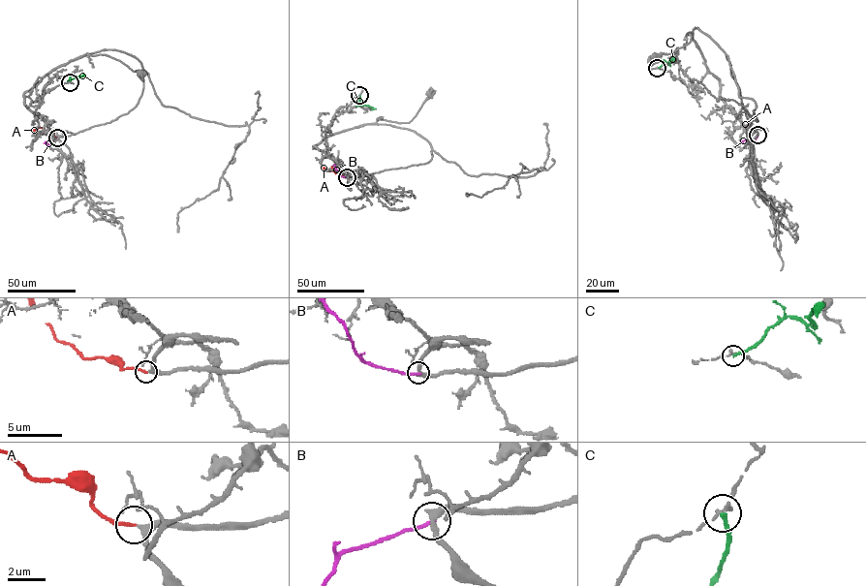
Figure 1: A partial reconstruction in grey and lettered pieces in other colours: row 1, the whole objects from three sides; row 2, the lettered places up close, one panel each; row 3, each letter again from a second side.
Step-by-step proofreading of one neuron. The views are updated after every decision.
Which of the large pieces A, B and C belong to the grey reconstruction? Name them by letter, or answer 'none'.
A

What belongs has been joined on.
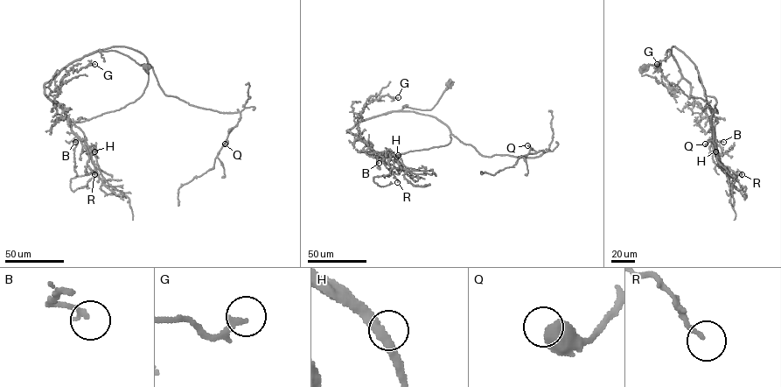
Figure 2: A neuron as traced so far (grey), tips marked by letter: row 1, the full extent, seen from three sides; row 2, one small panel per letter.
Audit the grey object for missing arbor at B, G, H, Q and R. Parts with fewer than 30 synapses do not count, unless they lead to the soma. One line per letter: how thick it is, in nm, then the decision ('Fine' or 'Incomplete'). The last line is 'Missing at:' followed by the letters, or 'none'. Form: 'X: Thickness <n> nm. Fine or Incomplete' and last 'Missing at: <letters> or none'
B: Thickness 180 nm. Fine
G: Thickness 150 nm. Fine
H: Thickness 320 nm. Fine
Q: Thickness 600 nm. Fine
R: Thickness 140 nm. Fine
Missing at: none

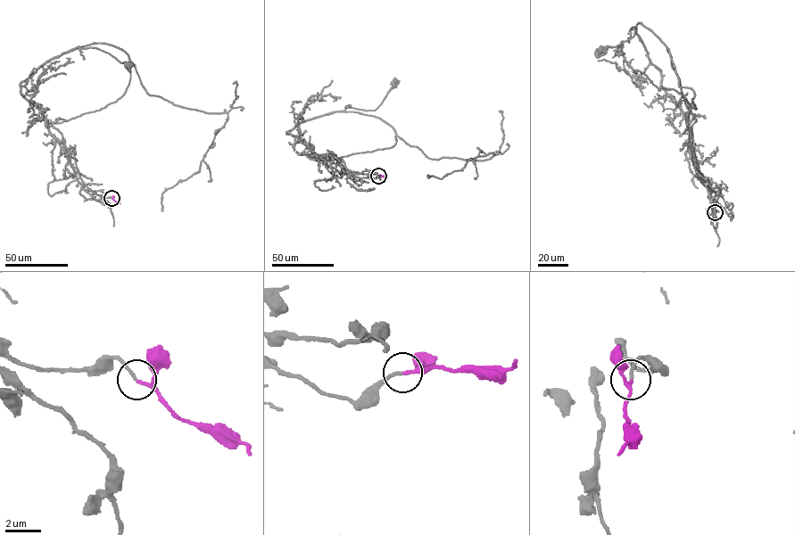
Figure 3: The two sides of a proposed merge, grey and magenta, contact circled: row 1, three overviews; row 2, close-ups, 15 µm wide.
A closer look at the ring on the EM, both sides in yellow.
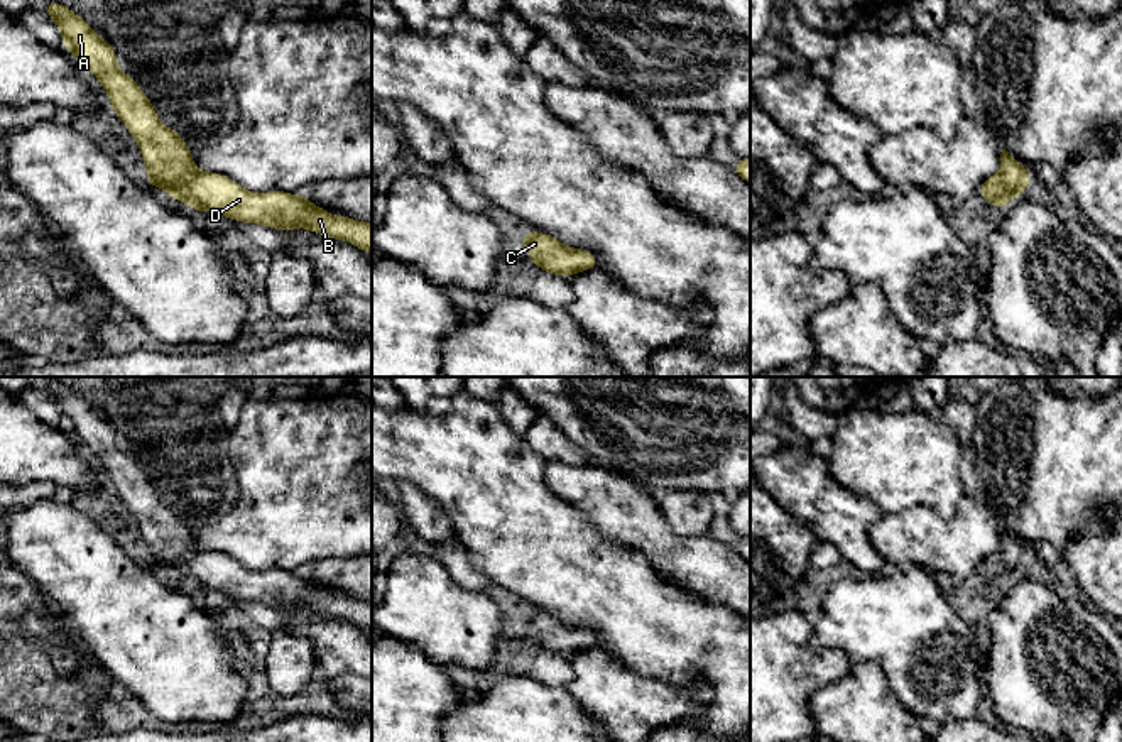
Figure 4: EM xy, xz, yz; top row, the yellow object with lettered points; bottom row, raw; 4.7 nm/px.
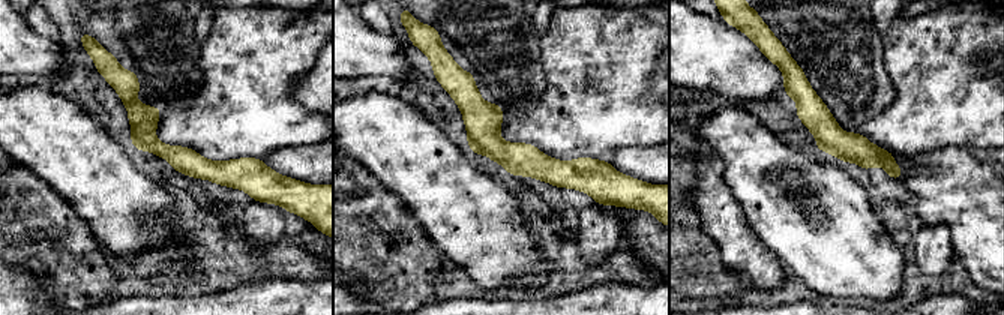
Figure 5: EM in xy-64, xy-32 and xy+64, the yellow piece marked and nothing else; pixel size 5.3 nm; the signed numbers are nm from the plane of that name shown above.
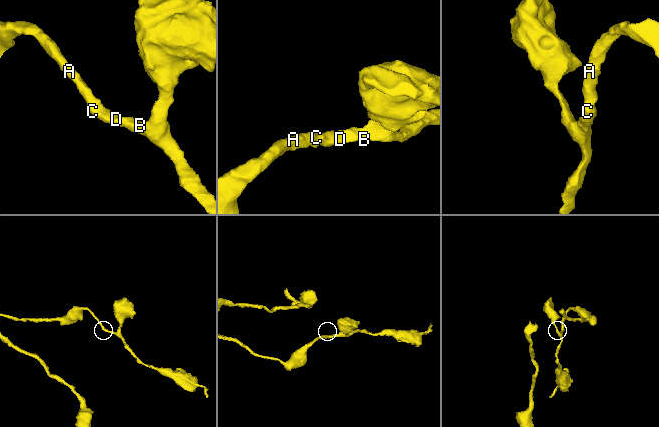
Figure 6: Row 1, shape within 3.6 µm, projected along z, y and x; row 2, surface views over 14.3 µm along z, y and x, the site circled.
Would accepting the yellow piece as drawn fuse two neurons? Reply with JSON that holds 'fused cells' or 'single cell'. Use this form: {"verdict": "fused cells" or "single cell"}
{"verdict": "single cell"}

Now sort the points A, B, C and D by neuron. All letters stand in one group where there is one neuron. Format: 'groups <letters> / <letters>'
groups A B C D

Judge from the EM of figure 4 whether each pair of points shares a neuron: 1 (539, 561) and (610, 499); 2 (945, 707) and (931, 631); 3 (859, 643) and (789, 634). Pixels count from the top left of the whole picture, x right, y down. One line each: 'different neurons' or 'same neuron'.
1: different neurons
2: same neuron
3: different neurons

